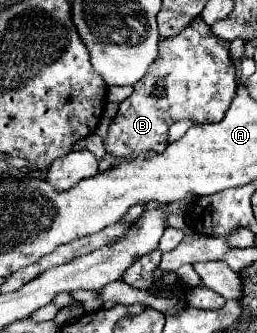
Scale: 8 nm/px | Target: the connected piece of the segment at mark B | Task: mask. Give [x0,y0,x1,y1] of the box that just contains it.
[105,17,237,159]

